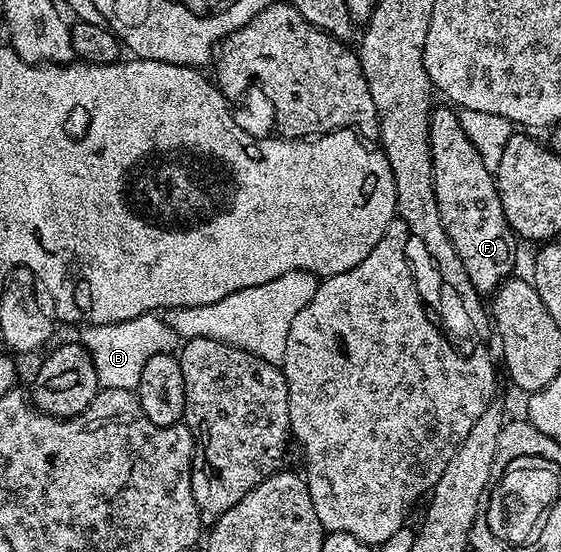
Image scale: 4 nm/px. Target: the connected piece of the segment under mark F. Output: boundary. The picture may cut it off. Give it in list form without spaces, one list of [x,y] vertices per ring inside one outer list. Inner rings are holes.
[[[435,107],[430,114],[430,145],[432,146],[432,162],[434,163],[434,185],[436,186],[436,206],[440,210],[440,222],[444,222],[444,230],[448,234],[448,238],[452,242],[452,246],[456,250],[456,254],[460,254],[460,262],[464,262],[464,270],[468,270],[468,278],[472,278],[472,286],[476,286],[476,290],[483,294],[492,294],[495,290],[511,279],[514,268],[514,255],[518,252],[519,241],[516,239],[514,232],[508,226],[508,218],[504,218],[504,206],[500,206],[500,194],[496,183],[495,173],[488,170],[488,166],[484,166],[484,161],[480,159],[480,154],[476,154],[476,146],[472,146],[468,134],[464,134],[464,130],[458,121],[458,112],[453,107],[446,108]]]

